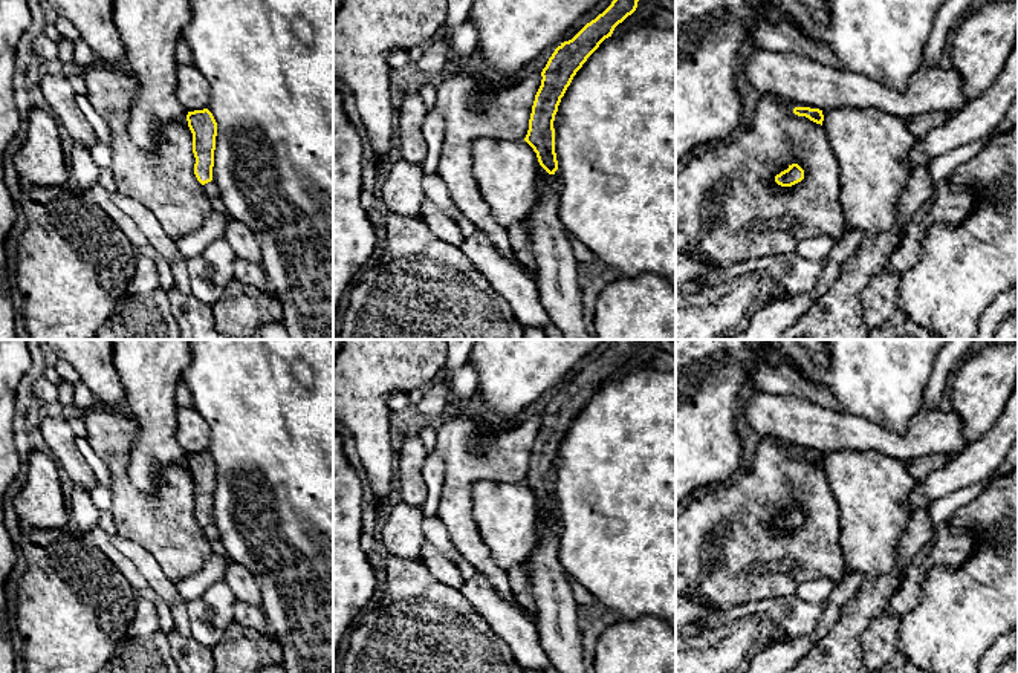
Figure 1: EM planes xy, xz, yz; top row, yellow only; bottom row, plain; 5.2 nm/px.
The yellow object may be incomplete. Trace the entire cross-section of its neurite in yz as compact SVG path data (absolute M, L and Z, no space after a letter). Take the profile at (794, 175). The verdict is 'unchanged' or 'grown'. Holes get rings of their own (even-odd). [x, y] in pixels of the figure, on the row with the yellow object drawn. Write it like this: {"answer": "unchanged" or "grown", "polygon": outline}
{"answer": "unchanged", "polygon": "M798 164L789 165L787 170L775 176L775 182L781 187L792 187L804 179L804 170Z"}

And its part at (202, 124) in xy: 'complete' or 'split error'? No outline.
complete

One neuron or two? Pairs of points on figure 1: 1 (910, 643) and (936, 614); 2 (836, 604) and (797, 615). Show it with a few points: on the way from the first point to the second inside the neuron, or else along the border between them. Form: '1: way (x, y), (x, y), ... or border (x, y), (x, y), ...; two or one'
1: way (917, 635), (931, 621); one
2: border (824, 603), (818, 624), (810, 632), (801, 635); two

